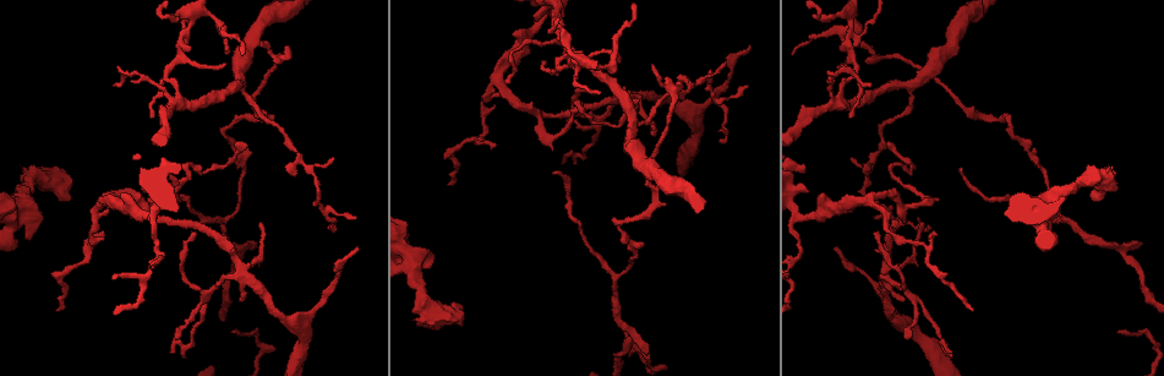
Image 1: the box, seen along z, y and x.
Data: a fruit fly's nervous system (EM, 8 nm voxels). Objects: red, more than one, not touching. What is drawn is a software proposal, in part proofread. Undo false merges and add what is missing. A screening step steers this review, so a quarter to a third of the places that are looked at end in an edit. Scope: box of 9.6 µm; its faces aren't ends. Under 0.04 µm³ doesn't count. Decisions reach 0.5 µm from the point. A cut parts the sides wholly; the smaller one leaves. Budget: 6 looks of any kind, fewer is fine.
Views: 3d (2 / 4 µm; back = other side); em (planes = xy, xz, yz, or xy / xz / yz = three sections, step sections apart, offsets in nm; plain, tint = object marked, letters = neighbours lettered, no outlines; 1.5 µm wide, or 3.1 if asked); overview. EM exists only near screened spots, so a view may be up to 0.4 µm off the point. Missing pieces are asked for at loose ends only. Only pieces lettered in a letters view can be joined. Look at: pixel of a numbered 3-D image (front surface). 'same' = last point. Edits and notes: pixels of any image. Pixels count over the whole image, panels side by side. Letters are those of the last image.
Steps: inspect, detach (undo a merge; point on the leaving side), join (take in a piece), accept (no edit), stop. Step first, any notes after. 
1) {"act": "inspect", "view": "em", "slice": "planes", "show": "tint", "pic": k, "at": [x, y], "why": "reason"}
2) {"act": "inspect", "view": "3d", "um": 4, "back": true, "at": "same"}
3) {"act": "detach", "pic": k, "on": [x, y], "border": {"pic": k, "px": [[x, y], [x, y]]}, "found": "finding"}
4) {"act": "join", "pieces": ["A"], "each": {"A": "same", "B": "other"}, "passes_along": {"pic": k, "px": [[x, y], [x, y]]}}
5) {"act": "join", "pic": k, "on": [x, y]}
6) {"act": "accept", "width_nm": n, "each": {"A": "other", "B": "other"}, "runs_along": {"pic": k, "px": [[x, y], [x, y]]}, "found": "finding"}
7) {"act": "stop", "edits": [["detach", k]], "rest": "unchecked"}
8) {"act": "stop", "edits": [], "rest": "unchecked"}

{"act": "inspect", "view": "em", "slice": "planes", "show": "letters", "pic": 1, "at": [358, 249], "why": "long arm stops here"}

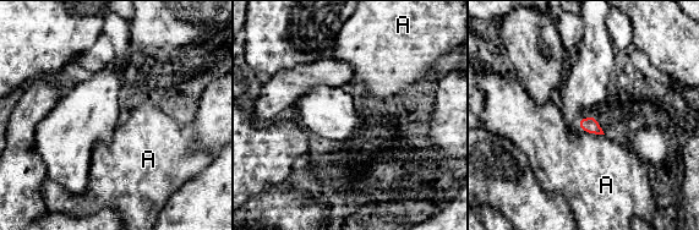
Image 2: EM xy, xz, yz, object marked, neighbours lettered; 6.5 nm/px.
{"act": "accept", "each": {"A": "other"}, "border": {"pic": 2, "px": [[583, 130], [590, 133], [604, 135]]}, "found": "no lettered piece goes on from it"}

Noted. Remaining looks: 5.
{"act": "inspect", "view": "em", "slice": "xy", "step": 8, "show": "tint", "pic": 1, "at": [684, 110], "why": "arms part here"}

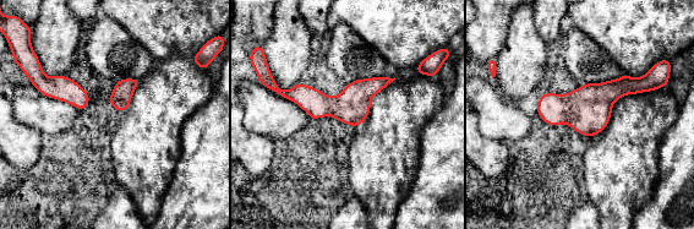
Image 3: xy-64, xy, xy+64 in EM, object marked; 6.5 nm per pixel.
{"act": "inspect", "view": "em", "slice": "planes", "show": "letters", "at": "same"}

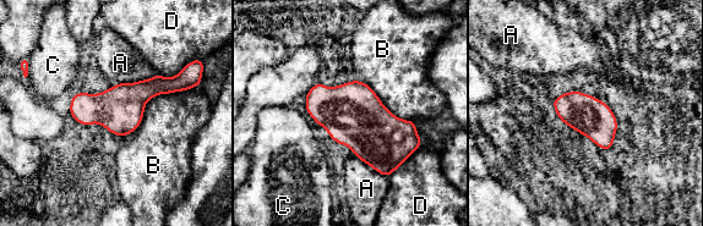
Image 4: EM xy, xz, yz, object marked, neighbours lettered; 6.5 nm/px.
{"act": "accept", "each": {"A": "other", "B": "other", "C": "other", "D": "other"}, "border": {"pic": 4, "px": [[157, 73], [148, 78], [118, 83]]}, "found": "one neuron here"}

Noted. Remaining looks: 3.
{"act": "inspect", "view": "em", "slice": "planes", "show": "letters", "pic": 1, "at": [170, 351], "why": "tapers out"}

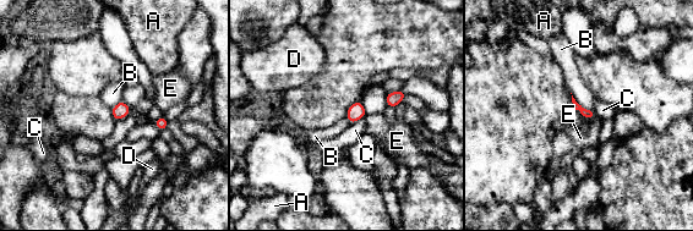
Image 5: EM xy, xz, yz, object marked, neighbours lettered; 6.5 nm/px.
{"act": "accept", "each": {"A": "other", "B": "other", "C": "other", "D": "other", "E": "other"}, "border": {"pic": 5, "px": [[571, 92], [579, 104], [593, 111]]}, "found": "no lettered piece goes on from it"}

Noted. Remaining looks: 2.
{"act": "stop", "edits": [], "rest": "unchecked"}

